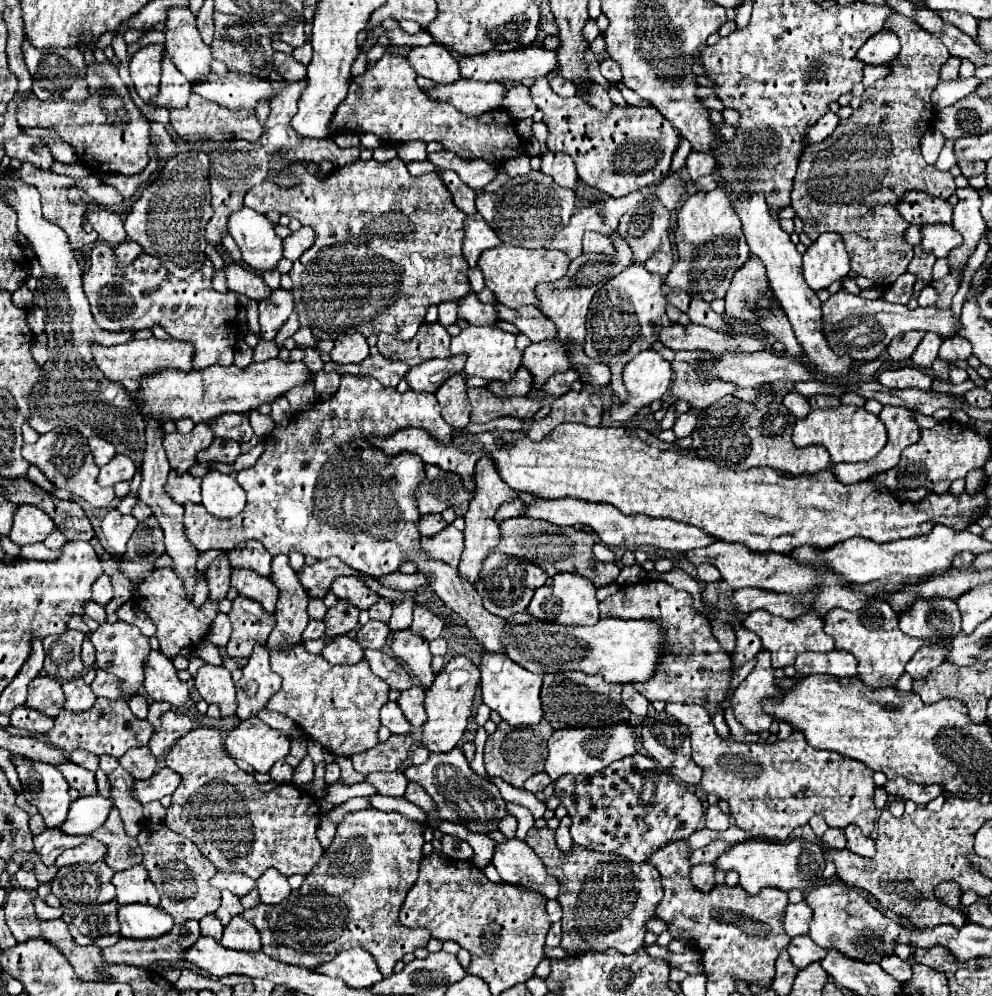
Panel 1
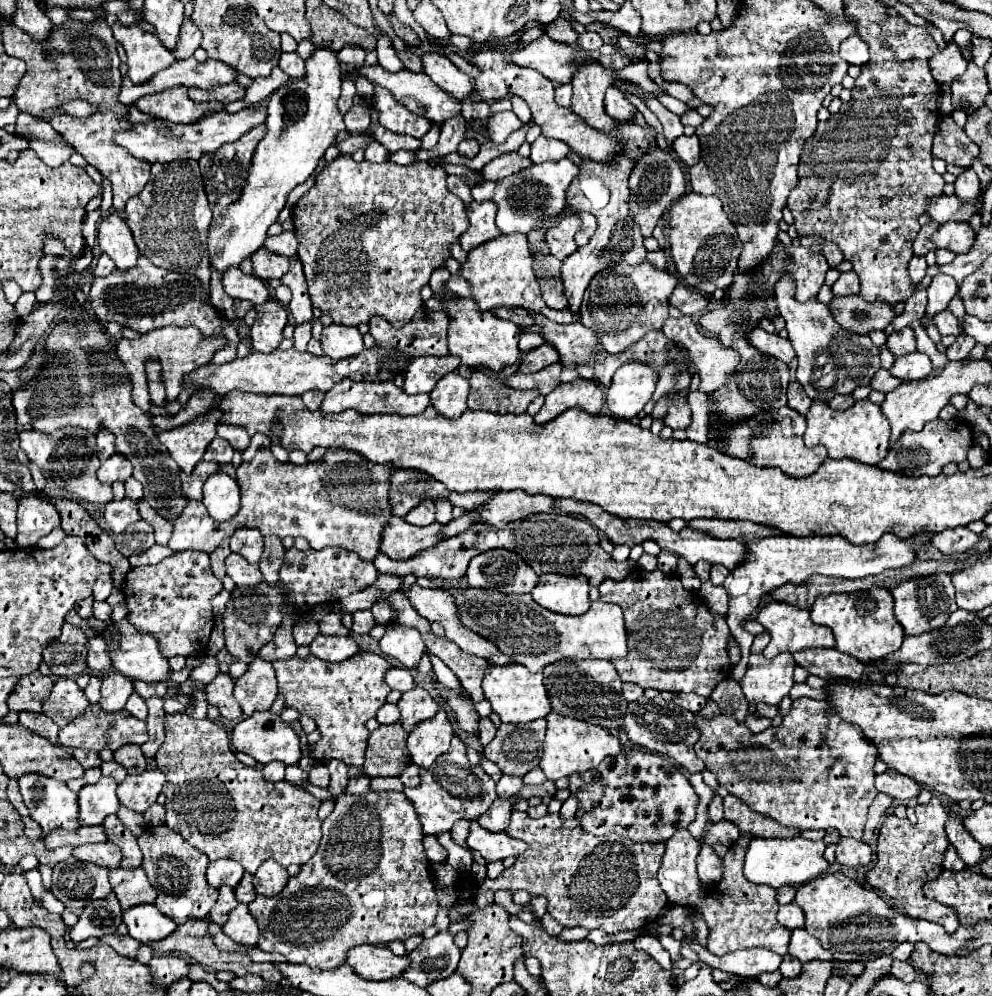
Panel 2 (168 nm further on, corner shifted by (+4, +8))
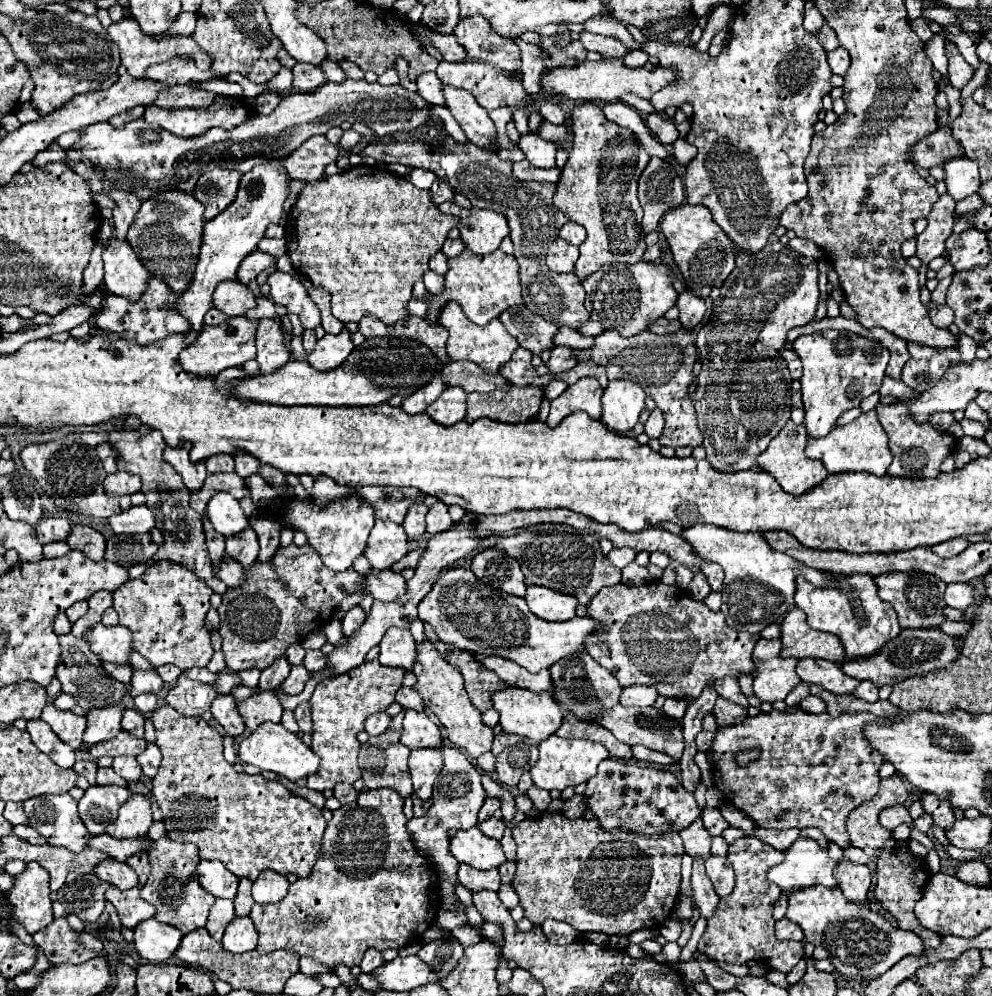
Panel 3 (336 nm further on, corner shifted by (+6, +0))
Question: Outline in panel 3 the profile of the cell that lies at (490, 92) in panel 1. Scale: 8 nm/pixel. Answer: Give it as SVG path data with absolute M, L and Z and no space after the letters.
M345 80L341 84L327 82L321 90L307 94L289 94L269 114L255 114L247 118L237 130L209 130L203 138L173 138L167 130L155 124L147 124L137 118L125 126L111 126L109 122L97 122L81 130L79 140L67 150L65 162L83 180L91 180L91 190L103 194L103 184L93 168L105 170L109 180L119 190L131 192L141 200L149 200L163 190L181 190L191 194L199 176L213 168L233 168L239 174L247 174L253 166L259 166L273 158L285 158L315 134L325 134L333 126L343 122L363 122L377 136L393 134L397 130L411 130L429 120L427 102L417 92L407 92L401 84L381 86L365 80Z

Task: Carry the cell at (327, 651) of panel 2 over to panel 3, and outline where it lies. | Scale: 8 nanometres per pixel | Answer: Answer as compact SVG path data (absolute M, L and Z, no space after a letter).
M307 650L305 660L303 660L303 666L305 666L309 672L319 672L319 670L323 670L323 666L325 666L325 654L323 654L321 650Z

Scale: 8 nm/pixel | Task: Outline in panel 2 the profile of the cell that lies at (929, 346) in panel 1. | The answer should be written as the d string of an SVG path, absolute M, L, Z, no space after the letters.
M945 274L933 276L933 280L927 288L927 308L925 308L923 318L919 320L923 328L933 320L935 314L939 314L941 310L947 308L947 302L955 296L955 292L957 292L957 284L951 276L945 276Z

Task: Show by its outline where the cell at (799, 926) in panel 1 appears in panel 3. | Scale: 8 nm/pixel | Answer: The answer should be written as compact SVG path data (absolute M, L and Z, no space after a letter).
M781 918L781 920L775 922L775 936L779 940L799 940L801 942L803 940L803 930L795 922L791 922L787 918Z

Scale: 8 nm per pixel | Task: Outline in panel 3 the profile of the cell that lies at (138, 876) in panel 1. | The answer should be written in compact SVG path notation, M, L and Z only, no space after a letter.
M109 888L105 898L117 908L119 912L119 918L121 918L121 924L129 930L133 930L139 922L151 918L155 914L153 906L145 900L141 900L139 896L139 888L133 888L133 890L117 890L117 888Z

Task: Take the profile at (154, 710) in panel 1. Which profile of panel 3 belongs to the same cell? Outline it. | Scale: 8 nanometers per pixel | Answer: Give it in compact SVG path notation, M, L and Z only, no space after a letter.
M133 670L133 680L131 680L131 696L143 694L143 692L153 692L157 694L163 686L163 680L155 670Z

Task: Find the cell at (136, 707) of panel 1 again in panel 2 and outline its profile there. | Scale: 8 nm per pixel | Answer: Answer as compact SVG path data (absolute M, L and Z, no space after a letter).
M133 692L133 694L129 696L129 700L127 700L127 704L125 704L125 710L129 710L129 714L133 714L135 718L141 718L141 720L147 718L145 700L143 700L137 692Z

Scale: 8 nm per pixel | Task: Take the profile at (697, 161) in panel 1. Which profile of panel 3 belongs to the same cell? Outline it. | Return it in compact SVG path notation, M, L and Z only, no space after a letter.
M679 138L677 142L673 142L673 156L681 166L685 166L697 156L697 148L693 144L689 144L687 140Z

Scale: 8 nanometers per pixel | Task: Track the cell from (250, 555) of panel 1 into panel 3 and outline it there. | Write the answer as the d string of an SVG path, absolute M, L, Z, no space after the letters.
M247 526L245 532L235 534L233 538L227 538L227 554L237 560L243 568L253 566L259 554L259 542L257 536L253 534L253 528Z

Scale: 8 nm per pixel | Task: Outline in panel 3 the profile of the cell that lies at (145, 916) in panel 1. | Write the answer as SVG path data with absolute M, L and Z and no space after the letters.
M155 918L141 922L133 930L133 934L135 934L133 944L135 944L137 954L153 964L167 962L175 954L183 938L183 934L175 926L161 924Z

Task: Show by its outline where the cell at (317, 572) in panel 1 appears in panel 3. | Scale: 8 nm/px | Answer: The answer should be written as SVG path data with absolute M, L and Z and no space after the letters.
M309 544L279 546L271 562L257 560L245 570L245 582L237 588L229 588L217 608L221 616L221 652L227 668L241 672L271 666L291 644L303 642L309 632L323 628L339 602L355 588L361 590L361 578L363 576L353 568L345 572L329 570Z

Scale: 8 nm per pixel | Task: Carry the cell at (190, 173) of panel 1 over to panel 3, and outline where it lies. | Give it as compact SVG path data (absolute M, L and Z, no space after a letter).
M169 190L157 198L143 202L133 228L129 228L127 242L135 250L141 264L159 280L163 280L173 290L185 290L189 286L189 276L197 264L197 254L203 236L203 204L193 194L181 194L181 190Z

